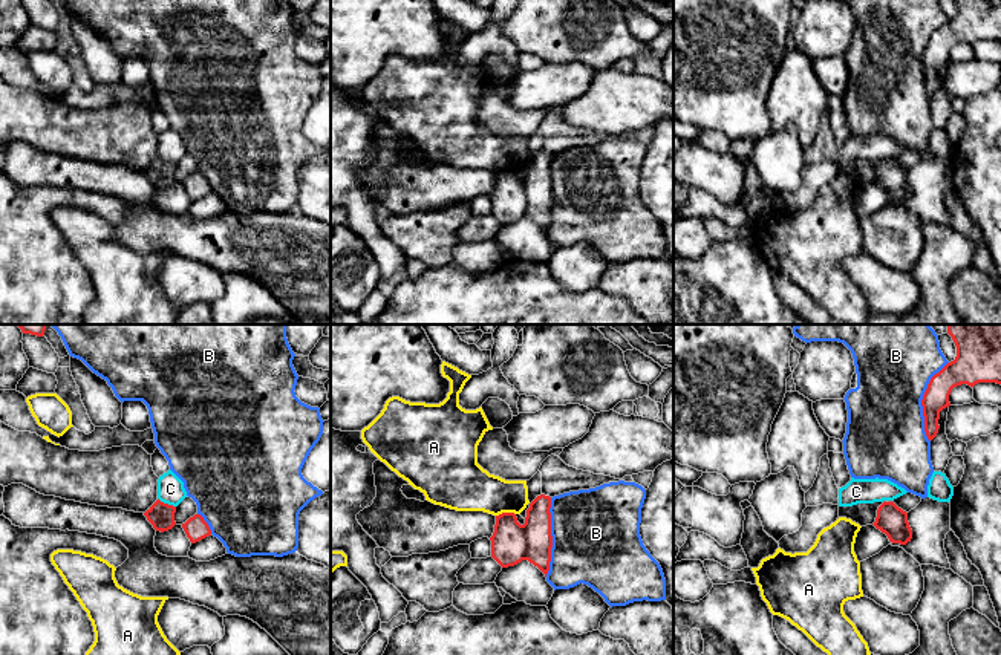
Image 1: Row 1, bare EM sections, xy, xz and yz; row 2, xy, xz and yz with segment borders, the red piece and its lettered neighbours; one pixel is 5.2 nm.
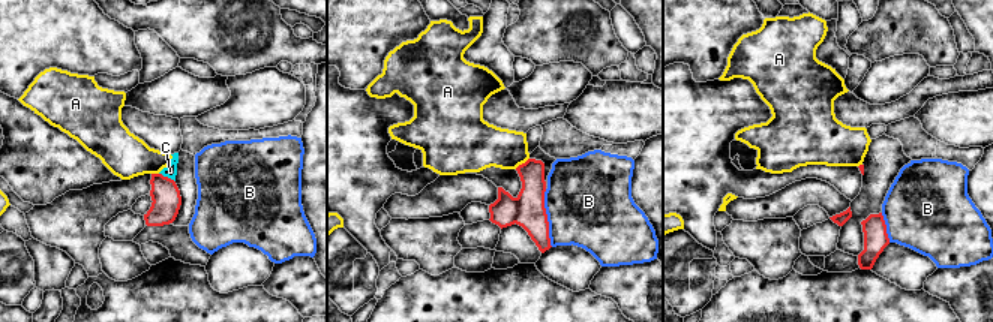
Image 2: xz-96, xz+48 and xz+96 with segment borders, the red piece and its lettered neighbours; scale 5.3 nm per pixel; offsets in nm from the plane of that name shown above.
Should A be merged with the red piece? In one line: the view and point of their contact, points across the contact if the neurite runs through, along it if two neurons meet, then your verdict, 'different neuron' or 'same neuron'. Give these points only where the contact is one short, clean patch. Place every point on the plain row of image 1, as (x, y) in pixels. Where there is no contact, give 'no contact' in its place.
meets red in xz at (505, 170); border along xz (515, 170), (499, 170), (496, 173); different neuron

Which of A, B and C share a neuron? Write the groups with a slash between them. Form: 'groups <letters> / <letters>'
groups A / B / C

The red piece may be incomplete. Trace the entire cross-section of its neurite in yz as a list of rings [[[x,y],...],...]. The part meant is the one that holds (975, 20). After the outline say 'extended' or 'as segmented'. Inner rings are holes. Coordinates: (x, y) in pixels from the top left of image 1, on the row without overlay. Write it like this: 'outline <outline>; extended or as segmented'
outline [[[955,0],[957,14],[935,31],[923,52],[924,89],[929,98],[938,90],[940,69],[950,63],[954,44],[978,40],[1001,41],[1001,0]]]; as segmented

